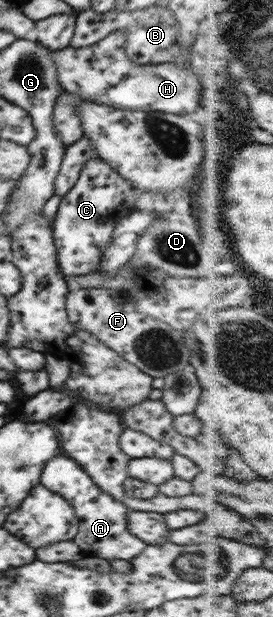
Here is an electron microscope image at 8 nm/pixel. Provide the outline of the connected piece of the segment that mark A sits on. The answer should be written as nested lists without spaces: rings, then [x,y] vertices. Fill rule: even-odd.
[[[63,453],[49,460],[41,472],[40,485],[62,495],[73,506],[78,519],[78,532],[73,541],[86,558],[130,561],[145,550],[145,542],[128,530],[129,509],[120,501],[115,501],[112,495],[105,493],[73,458]]]

